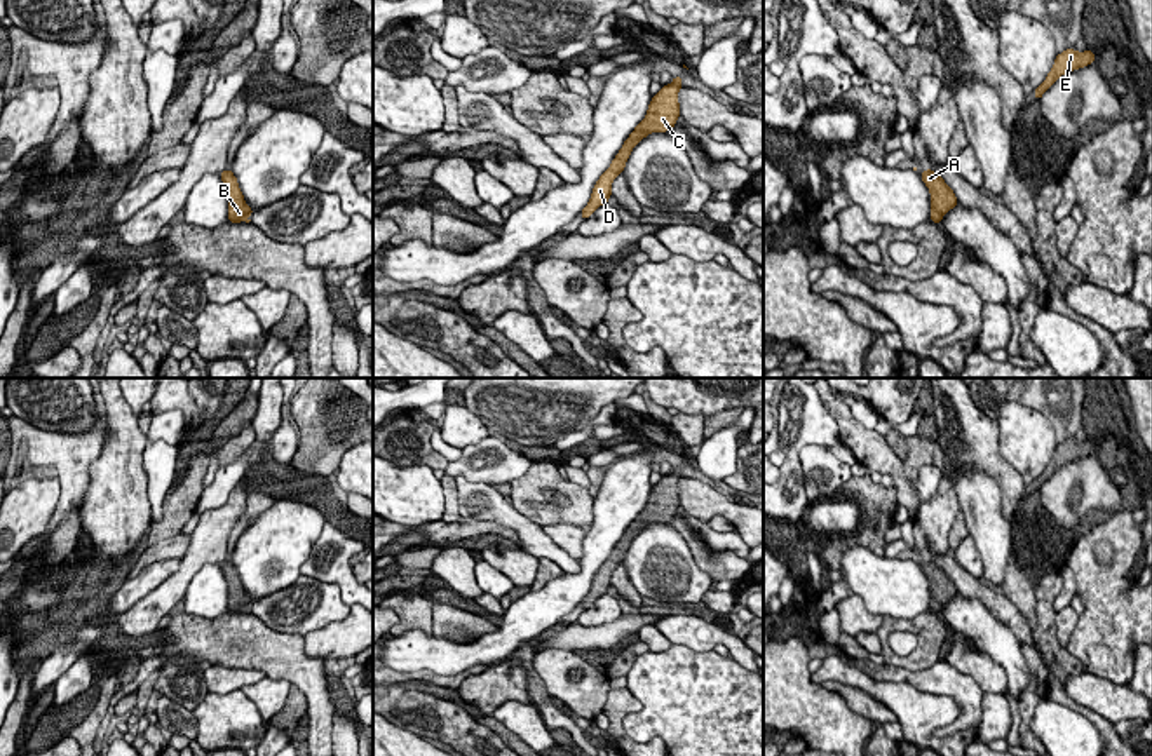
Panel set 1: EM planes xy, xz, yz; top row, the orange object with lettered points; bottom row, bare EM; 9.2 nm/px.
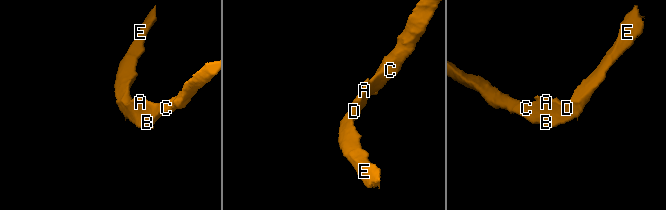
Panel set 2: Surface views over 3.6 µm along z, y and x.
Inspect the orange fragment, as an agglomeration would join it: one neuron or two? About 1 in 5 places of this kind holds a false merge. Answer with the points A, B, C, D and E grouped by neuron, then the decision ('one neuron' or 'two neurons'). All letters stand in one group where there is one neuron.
A B C D E; one neuron

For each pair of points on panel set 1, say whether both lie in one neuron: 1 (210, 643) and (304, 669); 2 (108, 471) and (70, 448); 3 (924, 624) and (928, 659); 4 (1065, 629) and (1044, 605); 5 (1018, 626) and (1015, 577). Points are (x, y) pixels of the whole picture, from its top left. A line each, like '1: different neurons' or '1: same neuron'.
1: same neuron
2: different neurons
3: same neuron
4: different neurons
5: different neurons

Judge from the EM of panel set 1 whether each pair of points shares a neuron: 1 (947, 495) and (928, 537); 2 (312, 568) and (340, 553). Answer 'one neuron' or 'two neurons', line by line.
1: one neuron
2: one neuron

